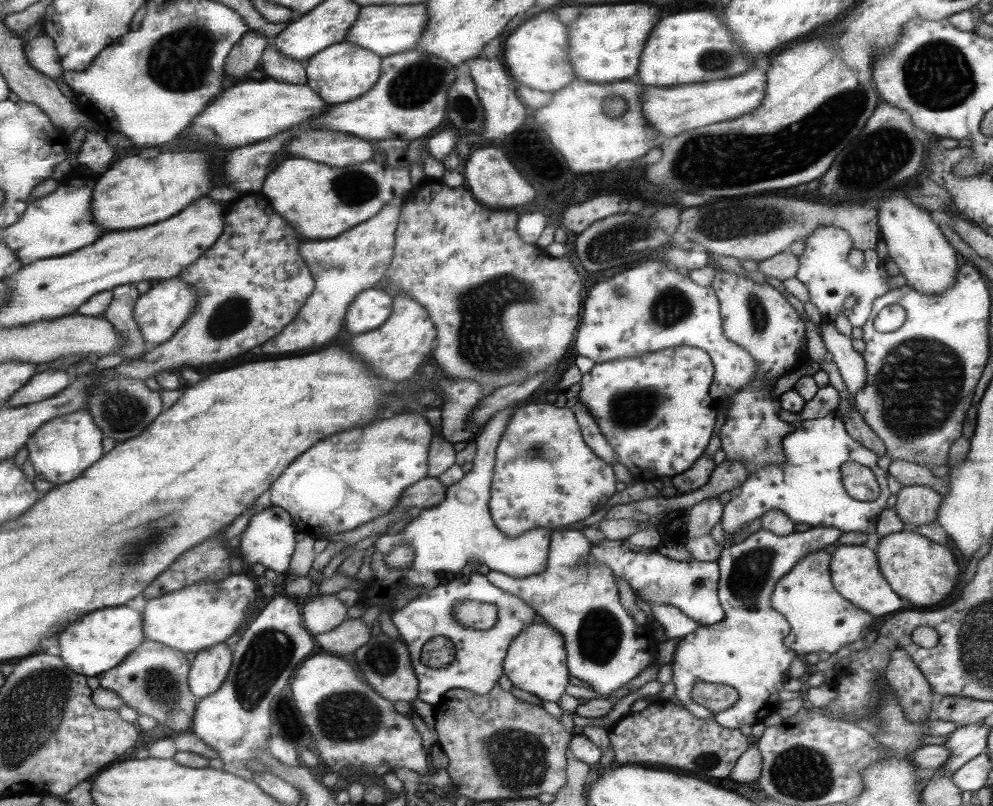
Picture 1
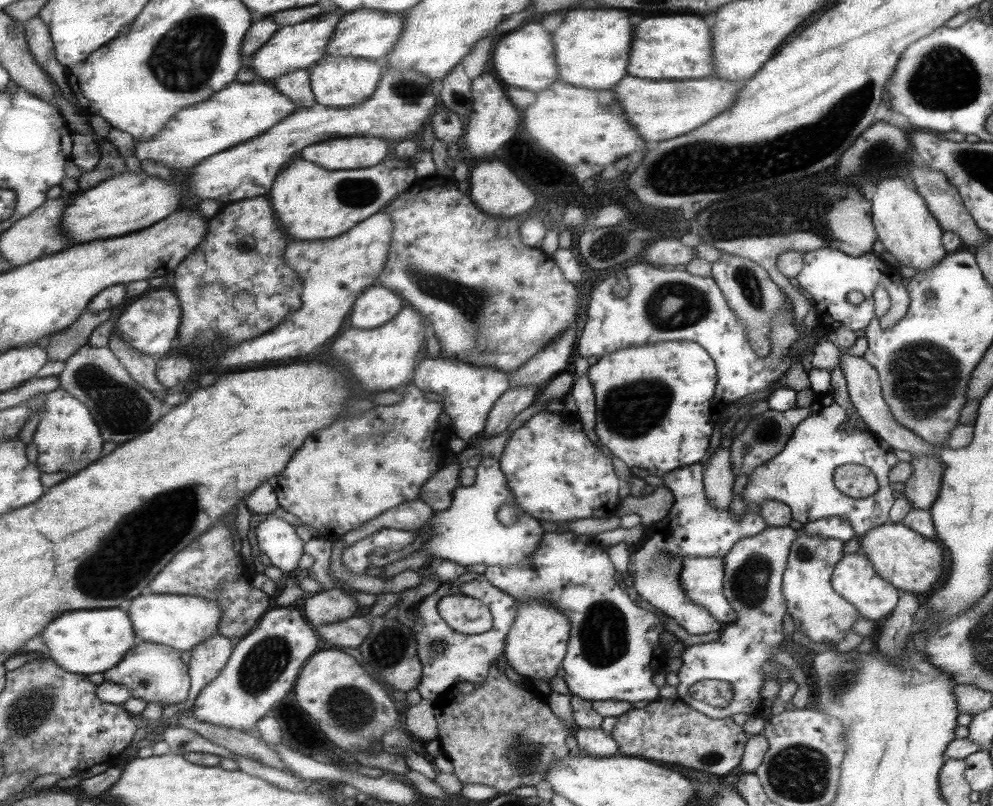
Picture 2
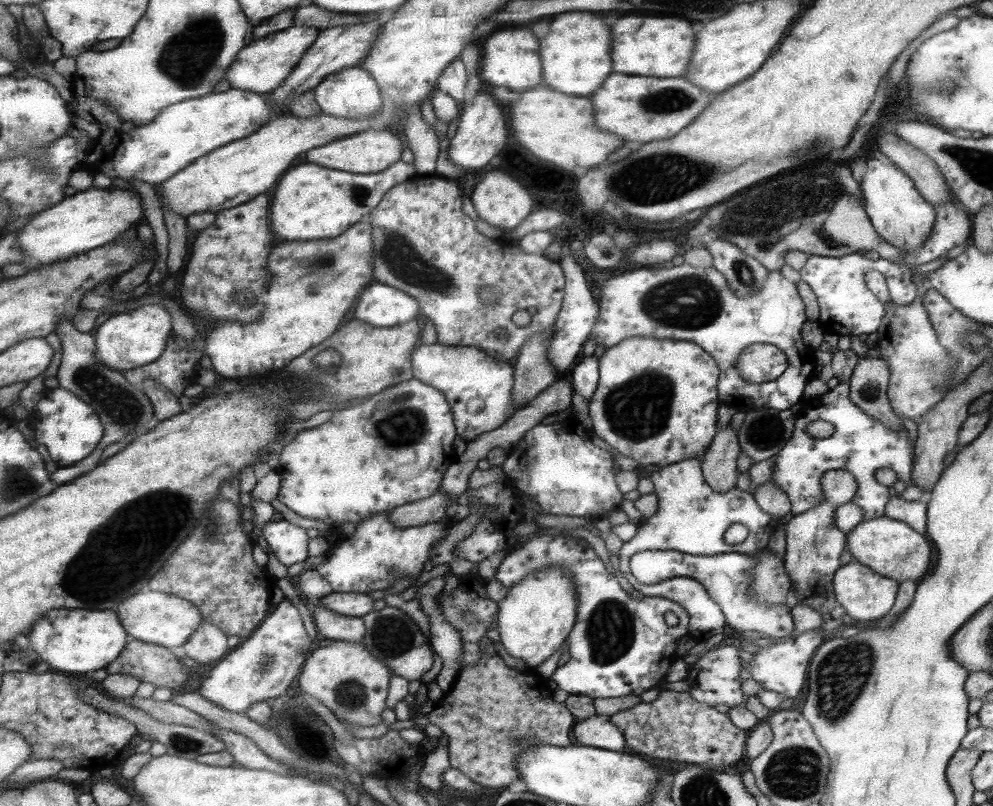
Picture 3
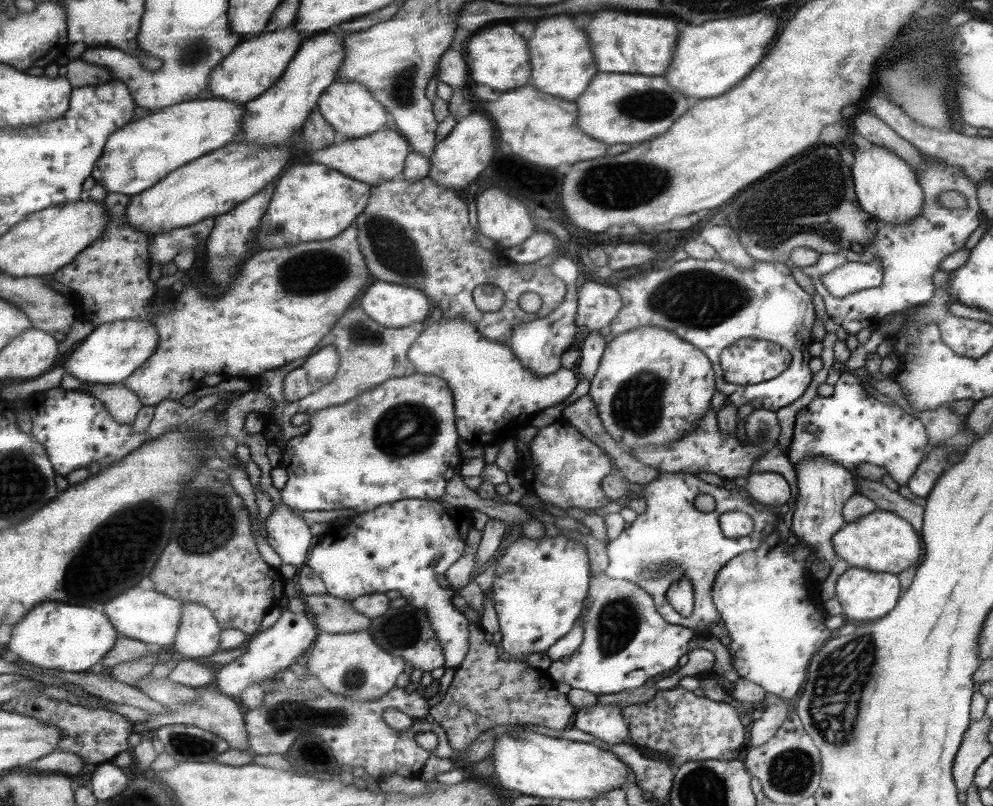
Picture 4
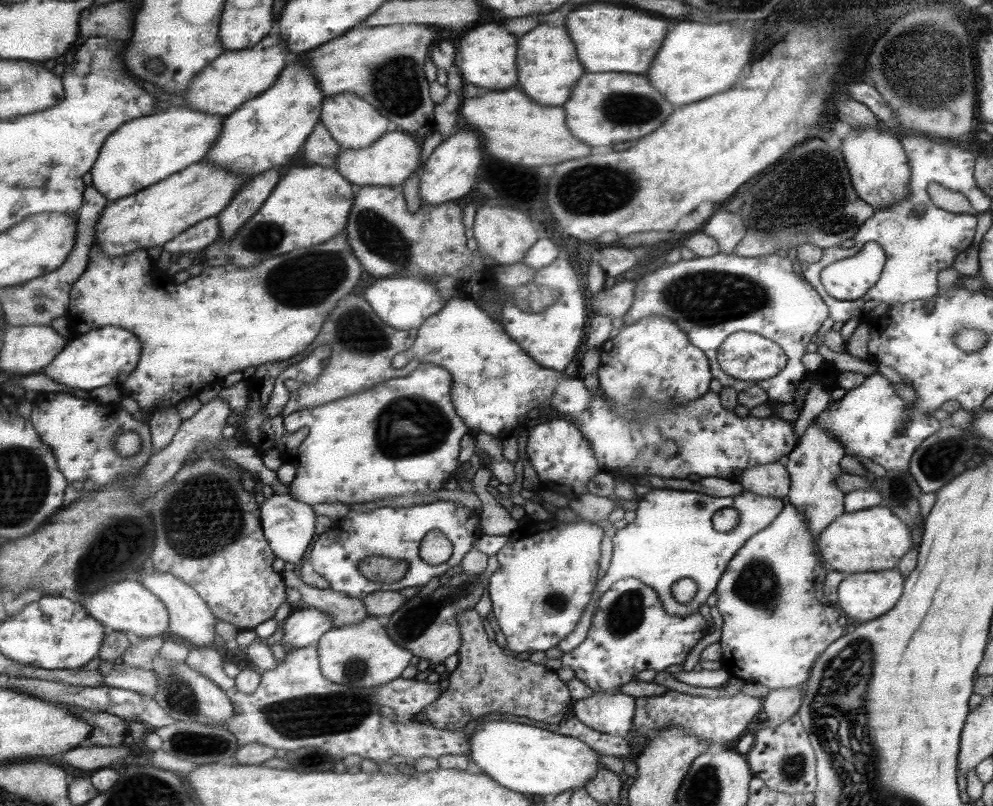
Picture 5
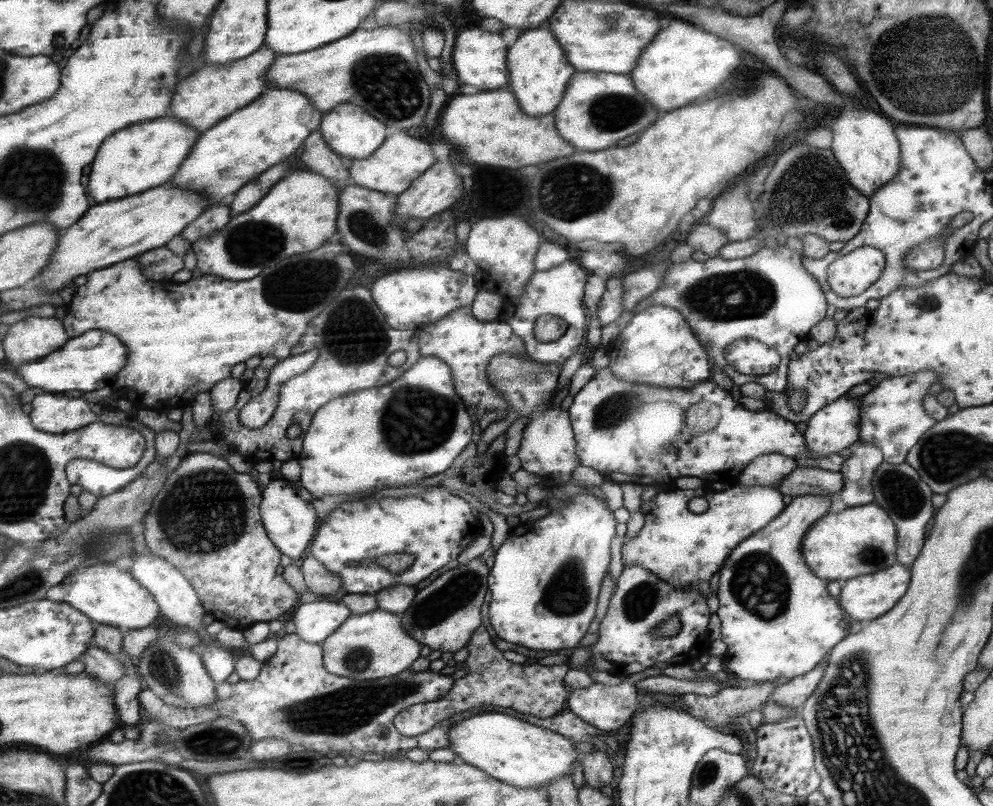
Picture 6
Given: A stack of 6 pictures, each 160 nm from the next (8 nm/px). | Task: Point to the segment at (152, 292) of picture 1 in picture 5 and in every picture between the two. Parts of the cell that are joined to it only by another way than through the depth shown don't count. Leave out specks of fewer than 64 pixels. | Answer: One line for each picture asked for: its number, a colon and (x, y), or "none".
2: (150, 324)
3: (127, 341)
4: (113, 351)
5: (109, 355)

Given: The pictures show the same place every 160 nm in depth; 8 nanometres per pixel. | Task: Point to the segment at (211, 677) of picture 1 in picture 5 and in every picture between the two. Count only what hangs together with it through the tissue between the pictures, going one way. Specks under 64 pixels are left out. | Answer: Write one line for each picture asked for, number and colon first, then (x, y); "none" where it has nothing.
2: (208, 658)
3: (207, 644)
4: (198, 635)
5: (190, 618)

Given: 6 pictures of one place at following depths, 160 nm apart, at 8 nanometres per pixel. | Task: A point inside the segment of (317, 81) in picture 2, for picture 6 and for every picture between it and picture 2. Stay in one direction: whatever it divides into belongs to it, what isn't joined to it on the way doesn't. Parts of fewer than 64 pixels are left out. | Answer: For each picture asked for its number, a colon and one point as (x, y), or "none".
3: (351, 92)
4: (349, 107)
5: (354, 123)
6: (349, 130)

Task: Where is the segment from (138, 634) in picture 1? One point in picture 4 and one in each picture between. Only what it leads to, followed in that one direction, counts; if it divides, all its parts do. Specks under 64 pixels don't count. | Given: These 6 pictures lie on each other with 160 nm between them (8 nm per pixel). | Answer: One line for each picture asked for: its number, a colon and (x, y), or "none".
2: (94, 641)
3: (72, 642)
4: (56, 636)

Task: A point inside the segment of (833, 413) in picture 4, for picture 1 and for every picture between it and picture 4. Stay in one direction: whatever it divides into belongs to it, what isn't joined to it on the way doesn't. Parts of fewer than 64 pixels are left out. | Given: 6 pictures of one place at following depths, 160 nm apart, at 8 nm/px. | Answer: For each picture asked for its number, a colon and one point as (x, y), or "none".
1: (807, 487)
2: (801, 476)
3: (860, 445)

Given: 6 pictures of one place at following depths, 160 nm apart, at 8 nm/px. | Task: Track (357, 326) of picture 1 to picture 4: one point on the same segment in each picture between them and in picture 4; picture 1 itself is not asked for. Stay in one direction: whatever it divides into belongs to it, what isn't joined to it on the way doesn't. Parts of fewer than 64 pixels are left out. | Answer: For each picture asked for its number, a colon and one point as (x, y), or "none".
2: (377, 305)
3: (381, 306)
4: (393, 306)

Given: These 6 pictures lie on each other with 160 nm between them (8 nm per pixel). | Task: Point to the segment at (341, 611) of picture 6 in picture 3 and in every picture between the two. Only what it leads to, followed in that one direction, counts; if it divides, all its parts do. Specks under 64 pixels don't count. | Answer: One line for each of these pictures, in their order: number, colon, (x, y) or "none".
3: (264, 664)
4: (271, 650)
5: (303, 627)

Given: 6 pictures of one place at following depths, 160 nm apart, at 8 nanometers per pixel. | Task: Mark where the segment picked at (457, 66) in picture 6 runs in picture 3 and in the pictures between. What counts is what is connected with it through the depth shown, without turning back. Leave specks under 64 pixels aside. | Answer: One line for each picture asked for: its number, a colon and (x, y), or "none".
3: (510, 59)
4: (498, 59)
5: (486, 59)

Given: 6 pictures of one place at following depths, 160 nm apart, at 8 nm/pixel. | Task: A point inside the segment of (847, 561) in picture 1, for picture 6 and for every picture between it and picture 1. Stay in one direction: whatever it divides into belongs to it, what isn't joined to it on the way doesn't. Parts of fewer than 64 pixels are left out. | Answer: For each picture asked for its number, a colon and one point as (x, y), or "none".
2: (853, 578)
3: (865, 595)
4: (863, 595)
5: (864, 595)
6: (865, 597)

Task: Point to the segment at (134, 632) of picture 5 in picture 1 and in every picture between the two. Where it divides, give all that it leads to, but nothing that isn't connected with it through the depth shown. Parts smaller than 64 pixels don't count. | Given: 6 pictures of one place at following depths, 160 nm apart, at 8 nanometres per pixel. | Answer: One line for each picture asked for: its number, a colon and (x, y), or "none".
1: (198, 616)
2: (180, 621)
3: (156, 618)
4: (152, 617)

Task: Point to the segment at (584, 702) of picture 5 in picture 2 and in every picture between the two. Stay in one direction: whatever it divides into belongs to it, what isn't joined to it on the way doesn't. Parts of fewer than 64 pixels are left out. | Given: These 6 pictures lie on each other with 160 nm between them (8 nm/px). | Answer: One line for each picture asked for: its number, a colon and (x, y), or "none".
2: (593, 742)
3: (597, 731)
4: (604, 722)

